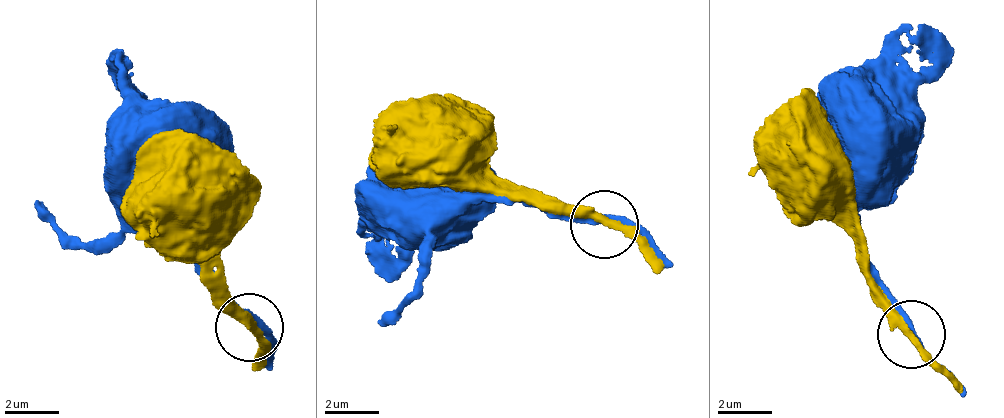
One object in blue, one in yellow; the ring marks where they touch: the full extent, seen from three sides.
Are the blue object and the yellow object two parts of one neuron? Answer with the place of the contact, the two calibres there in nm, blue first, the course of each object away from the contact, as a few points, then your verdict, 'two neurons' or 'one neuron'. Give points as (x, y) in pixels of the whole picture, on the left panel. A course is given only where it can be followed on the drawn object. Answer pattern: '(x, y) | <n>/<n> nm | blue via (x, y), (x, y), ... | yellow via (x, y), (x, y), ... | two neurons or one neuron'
(249, 327) | 240/280 nm | blue via (252, 322), (200, 263), (179, 231), (170, 158) | yellow via (252, 329), (227, 293), (213, 232), (183, 204), (188, 190) | two neurons

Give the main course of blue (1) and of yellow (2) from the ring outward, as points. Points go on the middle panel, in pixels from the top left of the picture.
1: (603, 221), (507, 200), (472, 202), (428, 192)
2: (606, 223), (495, 178), (449, 175), (433, 152)

